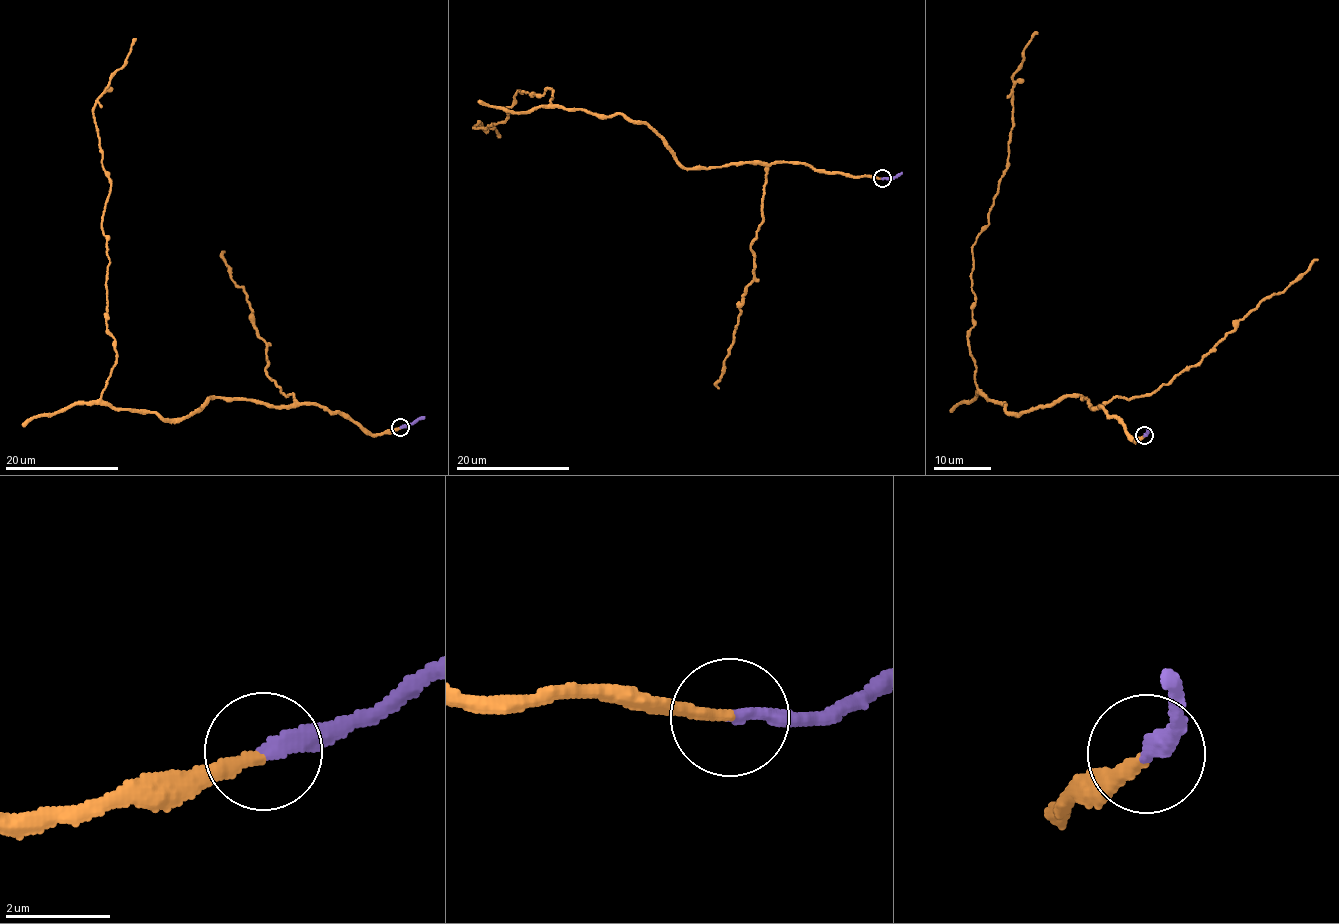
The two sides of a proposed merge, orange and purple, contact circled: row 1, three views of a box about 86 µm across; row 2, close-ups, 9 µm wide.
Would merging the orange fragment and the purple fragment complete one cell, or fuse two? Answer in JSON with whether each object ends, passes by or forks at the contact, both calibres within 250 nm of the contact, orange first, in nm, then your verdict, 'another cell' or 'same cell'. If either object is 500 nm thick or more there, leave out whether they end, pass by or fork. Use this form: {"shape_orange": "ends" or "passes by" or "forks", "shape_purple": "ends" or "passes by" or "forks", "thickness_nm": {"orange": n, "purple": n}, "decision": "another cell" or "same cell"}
{"shape_orange": "ends", "shape_purple": "ends", "thickness_nm": {"orange": 200, "purple": 260}, "decision": "same cell"}

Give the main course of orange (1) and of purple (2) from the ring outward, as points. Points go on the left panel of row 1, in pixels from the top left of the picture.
1: (400, 427), (366, 434), (317, 405), (209, 398), (168, 418), (100, 399), (116, 353), (93, 107), (135, 39)
2: (400, 427), (413, 424), (424, 416)

